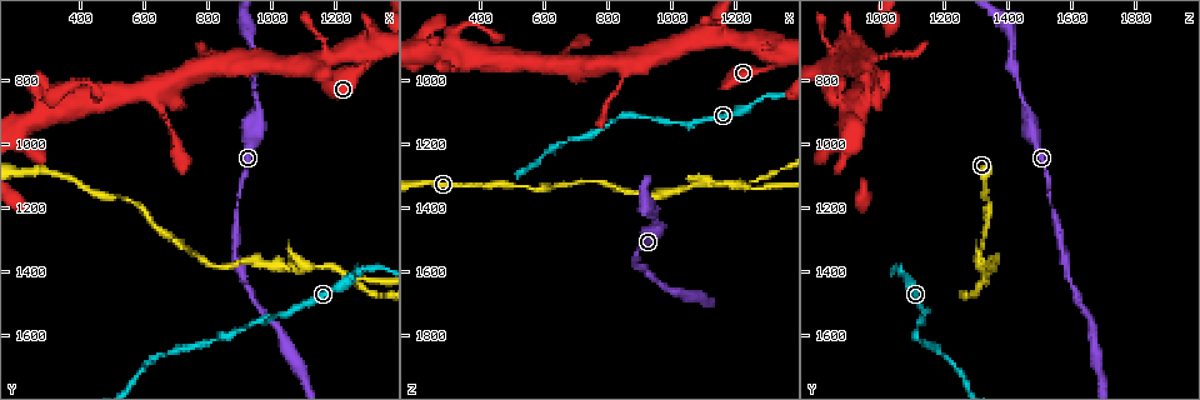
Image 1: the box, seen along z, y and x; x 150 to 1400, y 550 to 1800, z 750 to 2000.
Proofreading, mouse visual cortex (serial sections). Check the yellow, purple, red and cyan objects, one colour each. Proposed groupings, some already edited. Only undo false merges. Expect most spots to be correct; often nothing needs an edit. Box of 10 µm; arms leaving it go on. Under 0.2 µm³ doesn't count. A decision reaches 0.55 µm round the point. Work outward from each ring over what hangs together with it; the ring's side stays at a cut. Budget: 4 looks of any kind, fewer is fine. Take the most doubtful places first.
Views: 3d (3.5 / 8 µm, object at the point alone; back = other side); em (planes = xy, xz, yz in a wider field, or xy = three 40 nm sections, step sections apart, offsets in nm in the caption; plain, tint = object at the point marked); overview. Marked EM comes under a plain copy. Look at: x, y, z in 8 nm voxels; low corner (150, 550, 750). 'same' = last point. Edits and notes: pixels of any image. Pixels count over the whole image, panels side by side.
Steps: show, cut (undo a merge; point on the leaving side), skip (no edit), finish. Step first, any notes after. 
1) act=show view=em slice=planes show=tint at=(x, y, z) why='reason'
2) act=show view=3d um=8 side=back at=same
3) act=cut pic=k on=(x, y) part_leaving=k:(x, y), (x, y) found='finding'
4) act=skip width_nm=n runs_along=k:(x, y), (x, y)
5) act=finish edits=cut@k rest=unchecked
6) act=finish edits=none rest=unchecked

act=show view=3d um=8 side=back at=(1320, 700, 910) why='sharp bend'

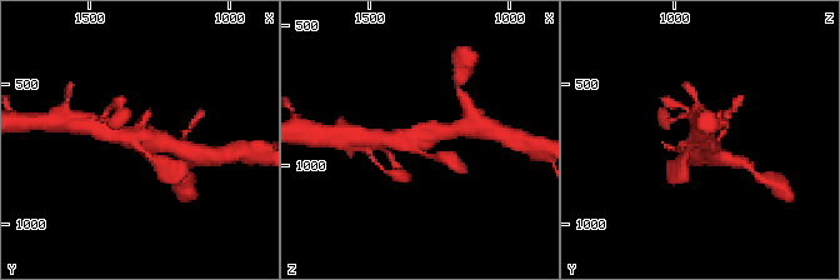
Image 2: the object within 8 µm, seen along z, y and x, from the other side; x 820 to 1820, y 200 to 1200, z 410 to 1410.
act=show view=em slice=xy step=1 show=tint at=same why='need the tissue'

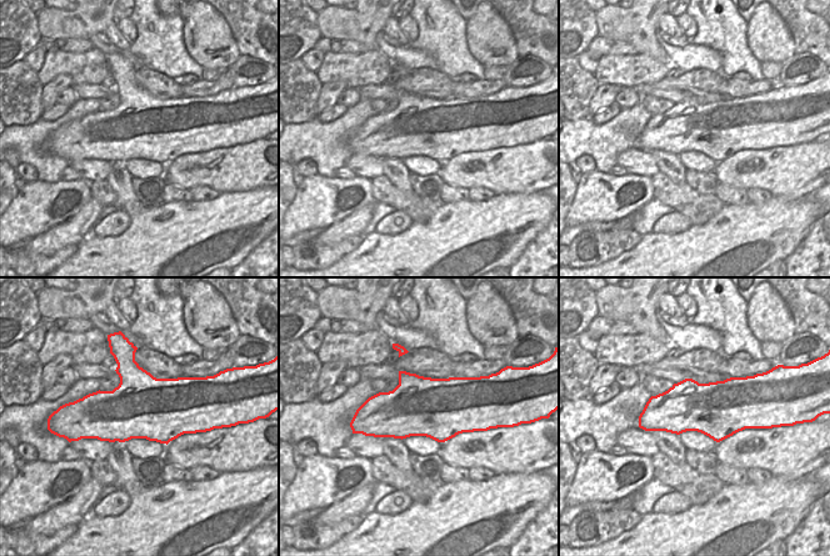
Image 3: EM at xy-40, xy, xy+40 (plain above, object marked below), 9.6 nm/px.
act=skip runs_along=2:(430, 155), (414, 143), (450, 129) found='all the same cell'

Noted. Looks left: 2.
act=show view=3d um=3.5 at=(390, 1120, 1340) why='calibre changes'

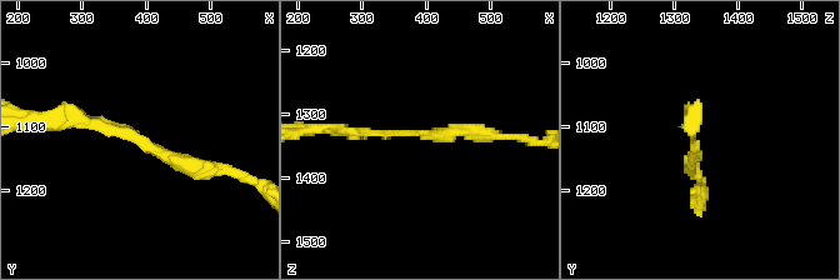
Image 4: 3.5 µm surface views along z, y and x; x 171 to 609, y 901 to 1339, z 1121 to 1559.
act=show view=em slice=xy step=1 show=tint at=(400, 1130, 1335) why='shape alone is not enough'

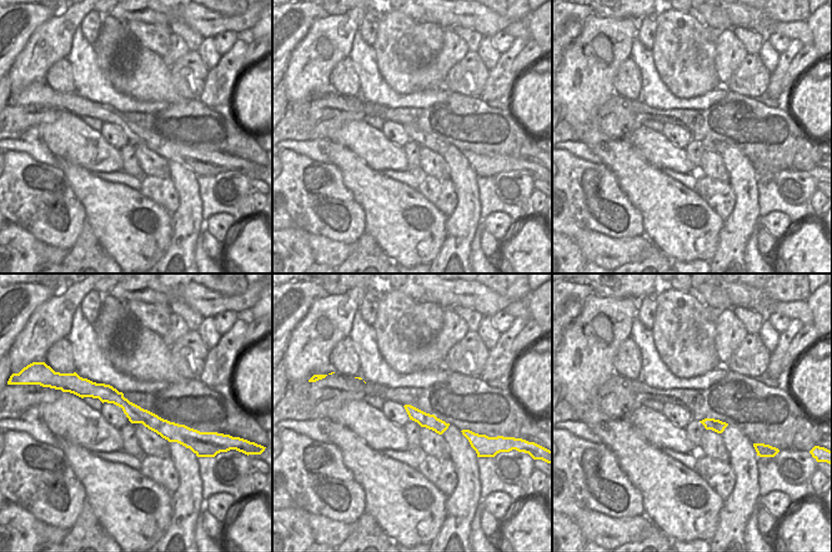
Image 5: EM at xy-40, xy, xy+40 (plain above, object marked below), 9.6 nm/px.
act=skip found='all the same cell'

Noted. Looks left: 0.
act=finish edits=none rest=unchecked

